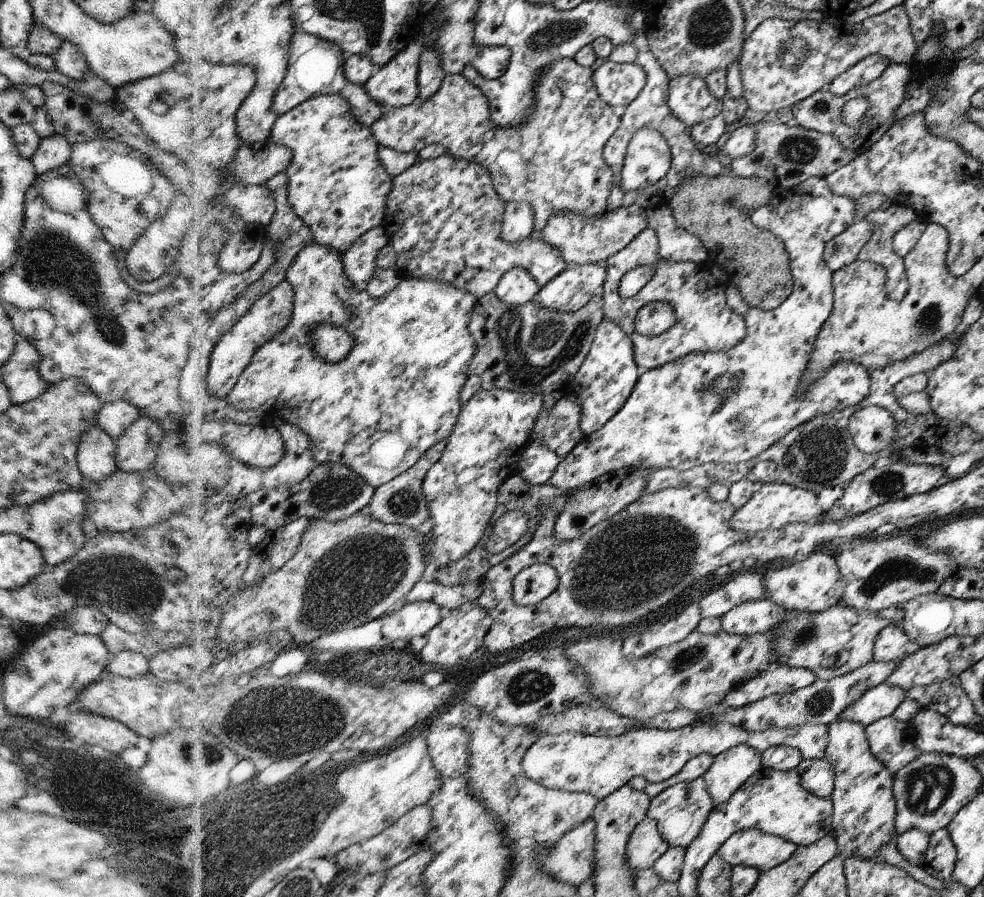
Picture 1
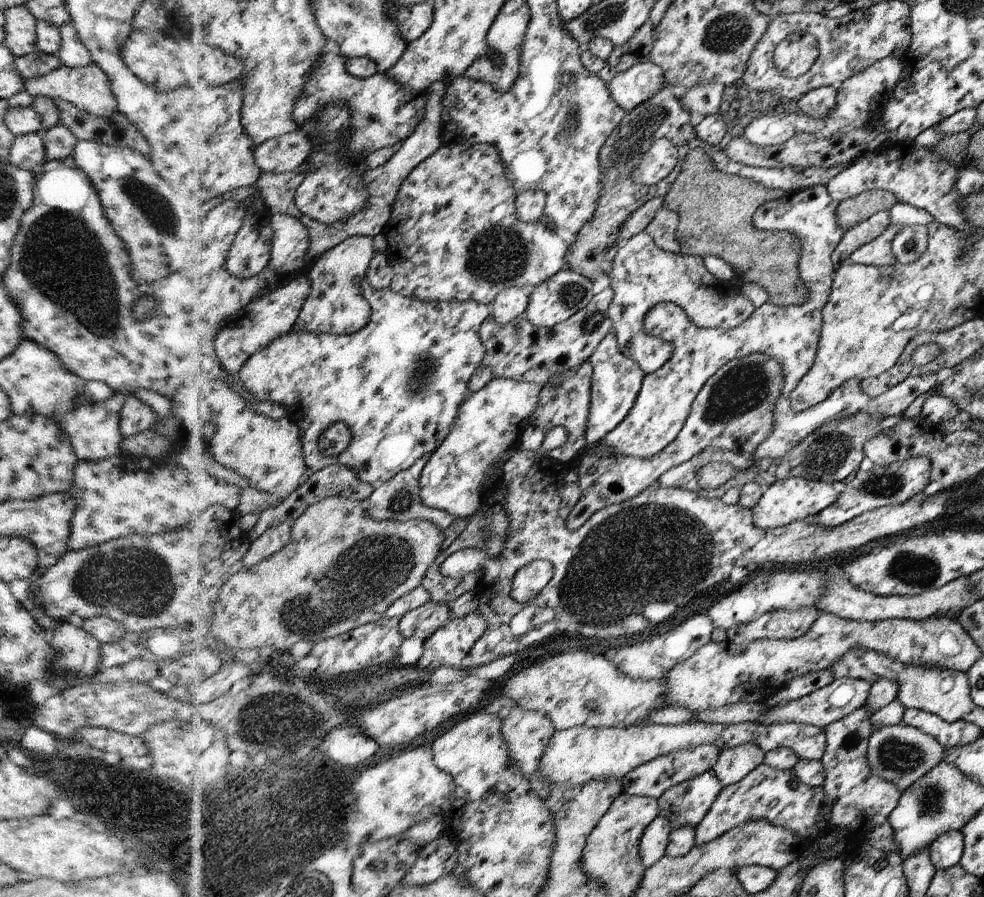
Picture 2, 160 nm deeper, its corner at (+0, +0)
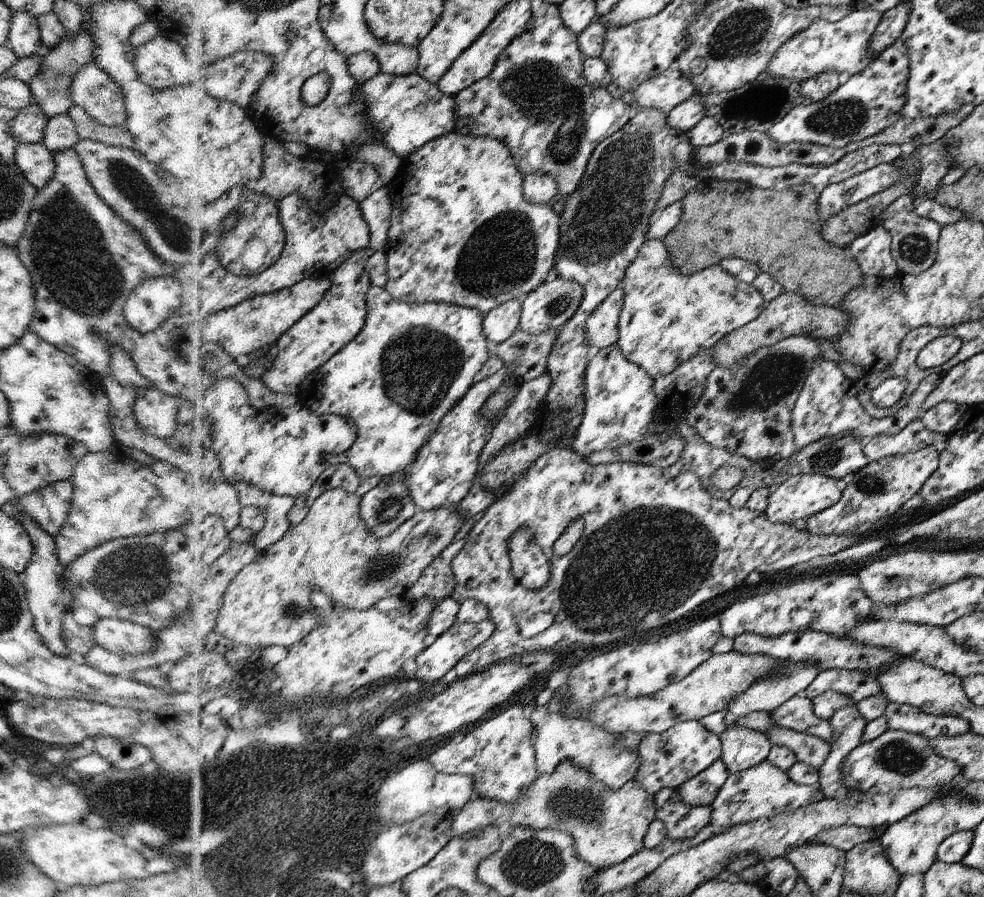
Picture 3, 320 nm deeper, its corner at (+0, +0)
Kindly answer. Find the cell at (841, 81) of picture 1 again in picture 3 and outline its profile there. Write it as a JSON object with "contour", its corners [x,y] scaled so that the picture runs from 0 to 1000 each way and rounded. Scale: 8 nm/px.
{"contour":[[[913,42],[841,109],[831,115],[809,117],[778,148],[793,161],[827,159],[855,166],[864,159],[873,159],[919,130],[925,80],[925,55]]]}

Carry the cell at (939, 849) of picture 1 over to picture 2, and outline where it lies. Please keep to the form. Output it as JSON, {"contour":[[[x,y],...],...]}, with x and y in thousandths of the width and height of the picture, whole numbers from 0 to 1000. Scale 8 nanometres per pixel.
{"contour":[[[963,926],[954,932],[943,945],[950,970],[961,970],[976,961],[979,951],[978,926]]]}

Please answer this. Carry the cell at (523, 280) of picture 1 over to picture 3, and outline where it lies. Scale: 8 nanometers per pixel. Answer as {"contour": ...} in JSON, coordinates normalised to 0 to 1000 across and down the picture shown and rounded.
{"contour":[[[520,333],[511,337],[507,342],[494,350],[491,370],[499,387],[507,386],[514,378],[518,378],[527,368],[532,348],[530,333]]]}

